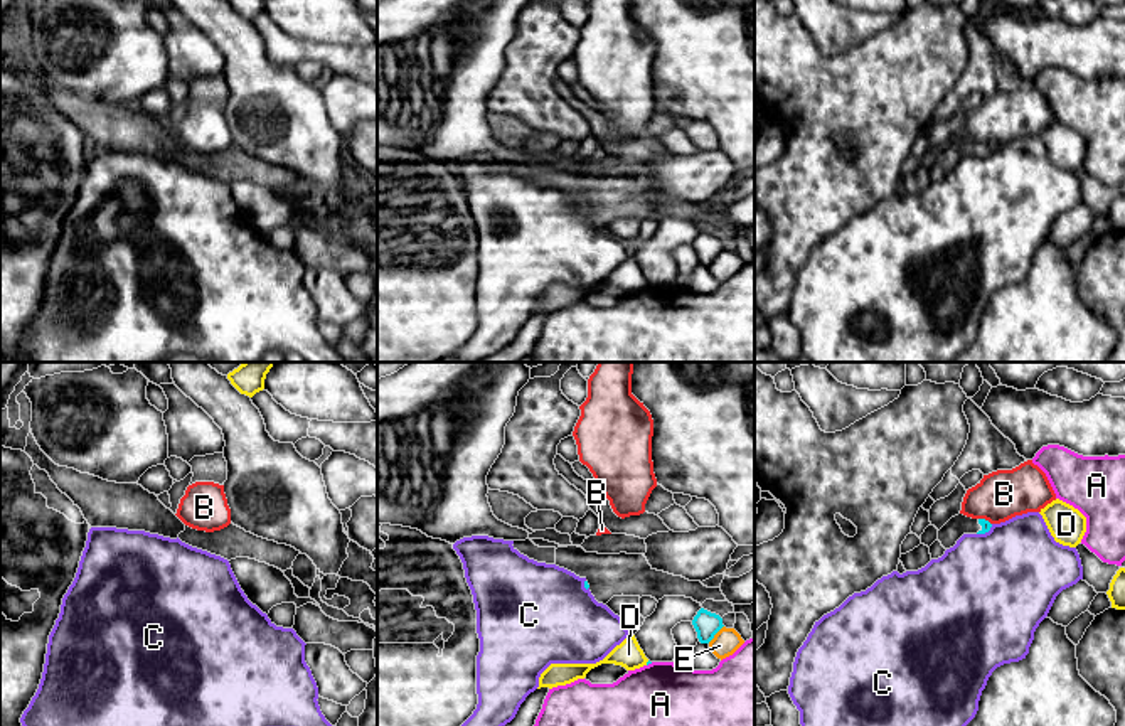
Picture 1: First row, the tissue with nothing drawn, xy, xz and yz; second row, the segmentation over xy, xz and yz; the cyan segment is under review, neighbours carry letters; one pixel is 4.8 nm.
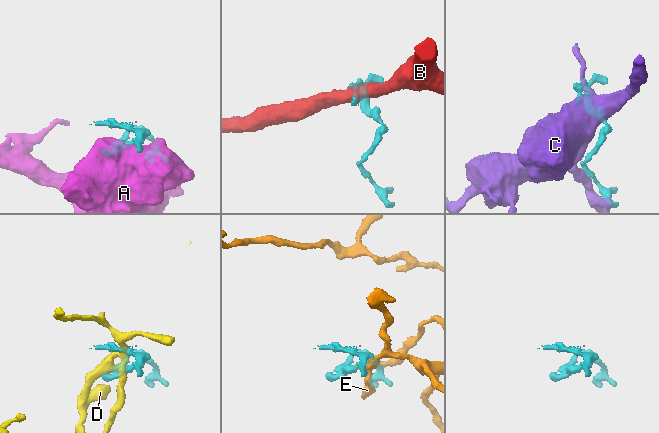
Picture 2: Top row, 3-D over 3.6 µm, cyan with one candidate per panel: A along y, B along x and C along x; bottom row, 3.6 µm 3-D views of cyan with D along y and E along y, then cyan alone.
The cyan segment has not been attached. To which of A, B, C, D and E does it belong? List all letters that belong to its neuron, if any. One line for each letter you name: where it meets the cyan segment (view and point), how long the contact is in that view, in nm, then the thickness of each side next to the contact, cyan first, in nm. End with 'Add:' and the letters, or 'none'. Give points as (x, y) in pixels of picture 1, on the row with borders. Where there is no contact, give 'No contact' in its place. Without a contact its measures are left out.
Add: none

